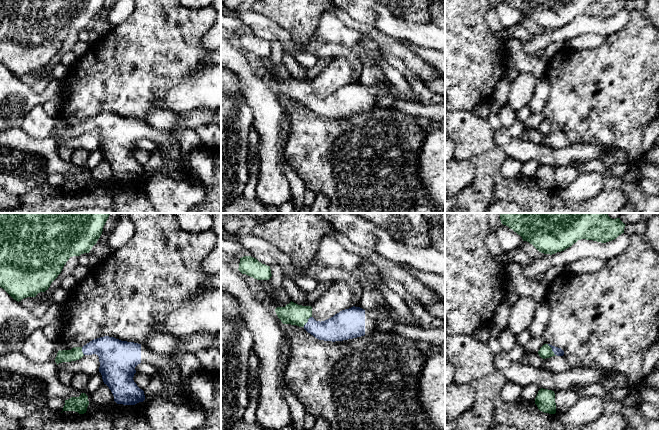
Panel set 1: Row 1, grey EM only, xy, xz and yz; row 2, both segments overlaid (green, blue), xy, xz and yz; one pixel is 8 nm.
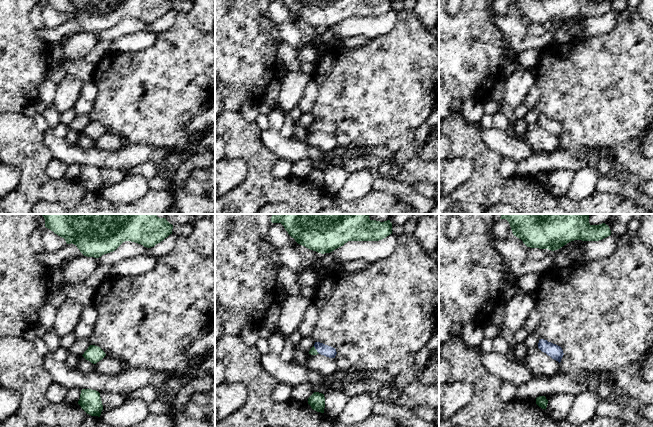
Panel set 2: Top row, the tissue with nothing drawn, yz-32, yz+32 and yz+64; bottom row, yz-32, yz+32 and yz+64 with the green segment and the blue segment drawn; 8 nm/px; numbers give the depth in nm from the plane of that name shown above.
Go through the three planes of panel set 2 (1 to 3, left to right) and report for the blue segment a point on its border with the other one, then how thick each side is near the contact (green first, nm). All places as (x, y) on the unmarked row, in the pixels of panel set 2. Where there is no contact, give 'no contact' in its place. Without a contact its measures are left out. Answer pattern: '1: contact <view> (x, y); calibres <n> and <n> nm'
1: no contact
2: contact yz+32 (316, 126); calibres 60 and 90 nm
3: no contact

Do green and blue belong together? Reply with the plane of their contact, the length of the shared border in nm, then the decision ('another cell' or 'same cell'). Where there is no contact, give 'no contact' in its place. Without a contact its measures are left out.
meets green in xz; contact 110 nm long; same cell

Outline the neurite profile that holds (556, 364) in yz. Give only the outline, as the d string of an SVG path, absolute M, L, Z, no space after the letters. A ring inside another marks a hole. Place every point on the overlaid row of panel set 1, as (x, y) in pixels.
M552 356L550 358L543 359L543 362L544 368L553 373L561 373L572 369L568 360L564 356Z

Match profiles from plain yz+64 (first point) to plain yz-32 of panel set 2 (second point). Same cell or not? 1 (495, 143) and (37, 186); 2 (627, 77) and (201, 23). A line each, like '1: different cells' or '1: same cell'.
1: different cells
2: different cells

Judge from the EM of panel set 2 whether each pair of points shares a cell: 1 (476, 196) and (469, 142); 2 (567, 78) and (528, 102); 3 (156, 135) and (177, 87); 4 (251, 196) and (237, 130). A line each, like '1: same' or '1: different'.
1: same
2: different
3: same
4: same

